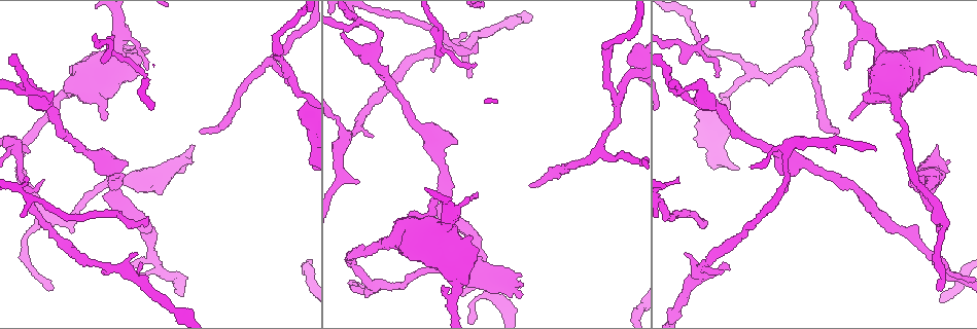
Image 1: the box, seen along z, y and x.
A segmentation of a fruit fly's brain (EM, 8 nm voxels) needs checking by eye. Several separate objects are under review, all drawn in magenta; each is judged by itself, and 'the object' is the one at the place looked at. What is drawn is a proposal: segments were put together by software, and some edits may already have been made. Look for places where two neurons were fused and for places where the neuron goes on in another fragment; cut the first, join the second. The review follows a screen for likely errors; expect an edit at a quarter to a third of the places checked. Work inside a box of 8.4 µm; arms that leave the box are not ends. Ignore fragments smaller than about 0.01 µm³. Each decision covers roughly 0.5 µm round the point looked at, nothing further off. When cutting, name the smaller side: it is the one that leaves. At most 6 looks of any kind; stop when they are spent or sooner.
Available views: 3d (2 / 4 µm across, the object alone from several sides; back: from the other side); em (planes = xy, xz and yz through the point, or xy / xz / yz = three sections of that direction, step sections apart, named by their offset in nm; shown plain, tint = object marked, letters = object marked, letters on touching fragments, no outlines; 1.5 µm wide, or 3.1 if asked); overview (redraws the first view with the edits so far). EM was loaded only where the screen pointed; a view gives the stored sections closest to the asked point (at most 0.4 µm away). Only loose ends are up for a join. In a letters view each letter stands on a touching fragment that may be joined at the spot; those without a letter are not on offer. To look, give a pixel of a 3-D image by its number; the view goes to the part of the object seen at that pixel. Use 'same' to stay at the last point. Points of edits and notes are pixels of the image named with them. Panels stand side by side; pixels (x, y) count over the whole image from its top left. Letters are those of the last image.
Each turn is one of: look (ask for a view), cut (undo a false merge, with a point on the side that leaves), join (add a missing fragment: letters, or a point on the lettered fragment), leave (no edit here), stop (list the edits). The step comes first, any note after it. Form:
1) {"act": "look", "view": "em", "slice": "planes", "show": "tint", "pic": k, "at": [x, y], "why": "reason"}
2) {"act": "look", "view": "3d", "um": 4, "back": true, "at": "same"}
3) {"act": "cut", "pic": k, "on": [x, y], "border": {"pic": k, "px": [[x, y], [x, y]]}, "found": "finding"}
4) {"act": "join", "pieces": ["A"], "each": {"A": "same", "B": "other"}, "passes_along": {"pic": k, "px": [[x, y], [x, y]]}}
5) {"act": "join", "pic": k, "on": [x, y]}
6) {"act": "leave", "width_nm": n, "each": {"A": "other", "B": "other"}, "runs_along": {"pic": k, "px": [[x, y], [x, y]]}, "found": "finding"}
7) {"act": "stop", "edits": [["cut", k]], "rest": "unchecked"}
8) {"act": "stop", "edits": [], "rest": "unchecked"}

{"act": "look", "view": "em", "slice": "yz", "step": 4, "show": "tint", "pic": 1, "at": [343, 30], "why": "touches itself"}

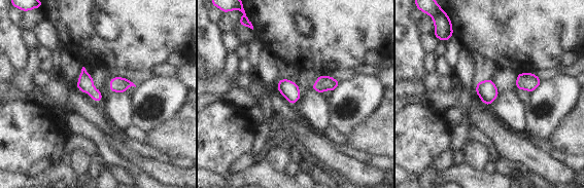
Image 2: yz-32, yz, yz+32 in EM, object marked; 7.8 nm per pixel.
{"act": "look", "view": "em", "slice": "xz", "step": 8, "show": "tint", "at": "same", "why": "another direction"}

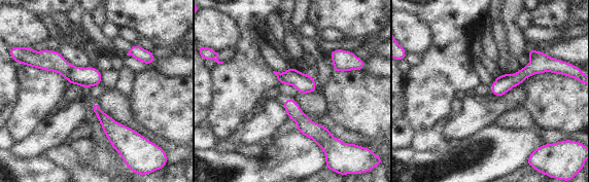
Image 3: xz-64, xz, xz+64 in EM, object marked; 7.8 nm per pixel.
{"act": "look", "view": "em", "slice": "xz", "step": 8, "show": "letters", "at": "same", "why": "see the neighbours"}

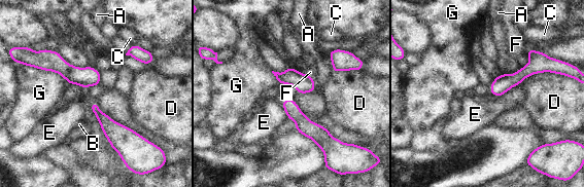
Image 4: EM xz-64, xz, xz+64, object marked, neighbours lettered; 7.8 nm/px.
{"act": "leave", "longest_contact_nm": ["G", 360], "each": {"A": "other", "B": "other", "C": "other", "D": "other", "E": "other", "F": "other", "G": "other"}, "runs_along": {"pic": 4, "px": [[39, 66], [60, 66], [97, 81]]}, "found": "continuous, no second neuron"}

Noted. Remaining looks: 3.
{"act": "look", "view": "em", "slice": "xy", "step": 8, "show": "letters", "pic": 1, "at": [201, 130], "why": "free end"}

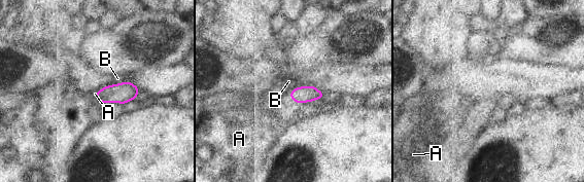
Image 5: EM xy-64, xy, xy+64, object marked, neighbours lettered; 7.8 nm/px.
{"act": "leave", "width_nm": 130, "each": {"A": "other", "B": "other"}, "found": "none of them fits"}

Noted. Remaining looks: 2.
{"act": "look", "view": "3d", "um": 2, "back": true, "pic": 1, "at": [478, 43], "why": "branch stops here"}

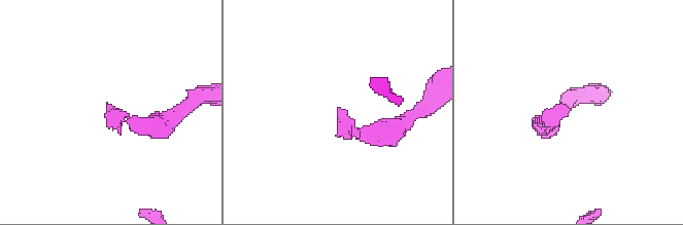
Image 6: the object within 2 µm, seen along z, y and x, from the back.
{"act": "look", "view": "em", "slice": "planes", "show": "letters", "pic": 6, "at": [110, 104], "why": "shape alone is not enough"}

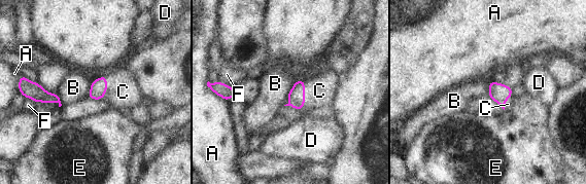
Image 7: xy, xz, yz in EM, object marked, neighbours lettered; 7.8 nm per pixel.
{"act": "join", "pieces": ["C"], "each": {"A": "other", "B": "other", "C": "same", "D": "other", "E": "other", "F": "other"}, "passes_along": {"pic": 7, "px": [[296, 98], [304, 94], [319, 90]]}, "found": "it goes on there"}

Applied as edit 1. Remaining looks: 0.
{"act": "stop", "edits": [["join", 7]], "rest": "unchecked"}

